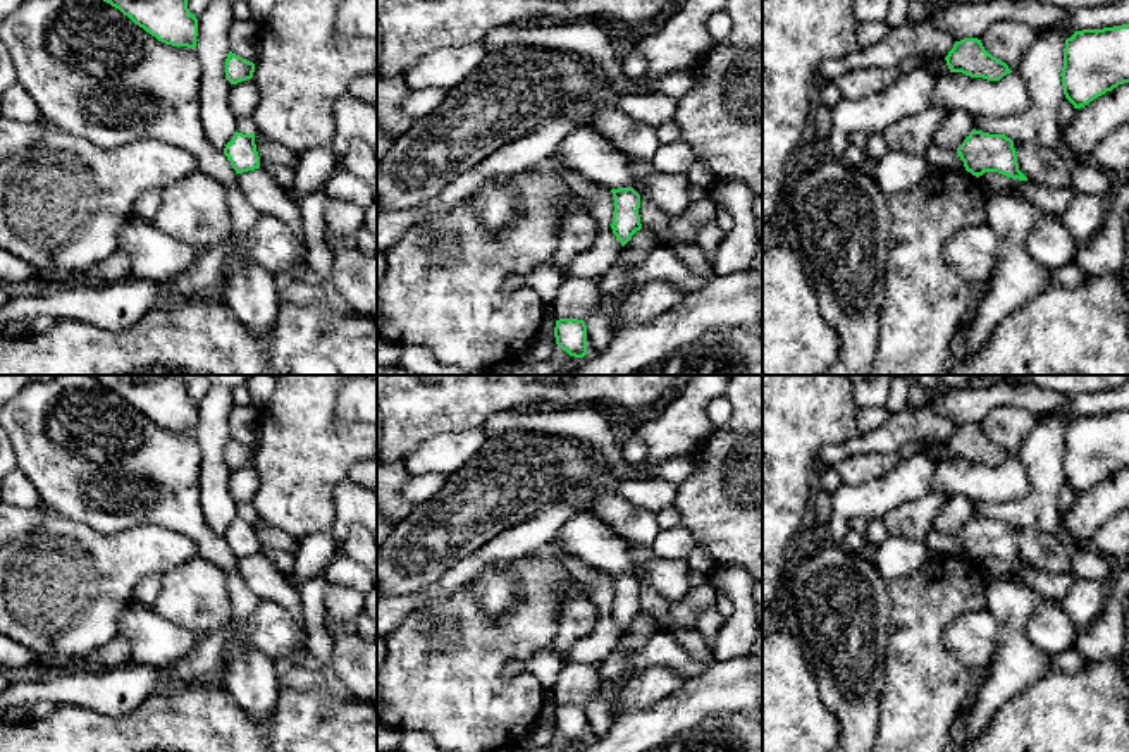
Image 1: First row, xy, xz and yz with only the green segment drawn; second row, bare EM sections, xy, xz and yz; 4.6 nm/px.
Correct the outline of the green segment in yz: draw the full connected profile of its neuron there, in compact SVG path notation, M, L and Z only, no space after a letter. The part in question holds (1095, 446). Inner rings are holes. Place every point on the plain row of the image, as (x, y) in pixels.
M1129 410L1083 415L1065 425L1062 472L1074 494L1124 468L1129 468Z

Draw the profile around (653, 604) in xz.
M640 580L639 601L640 601L642 614L652 618L664 616L669 607L669 601L661 594L657 594L654 587L645 580Z

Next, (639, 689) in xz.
M661 666L633 671L618 681L616 697L609 707L618 714L626 709L656 704L673 695L685 680L678 671Z

